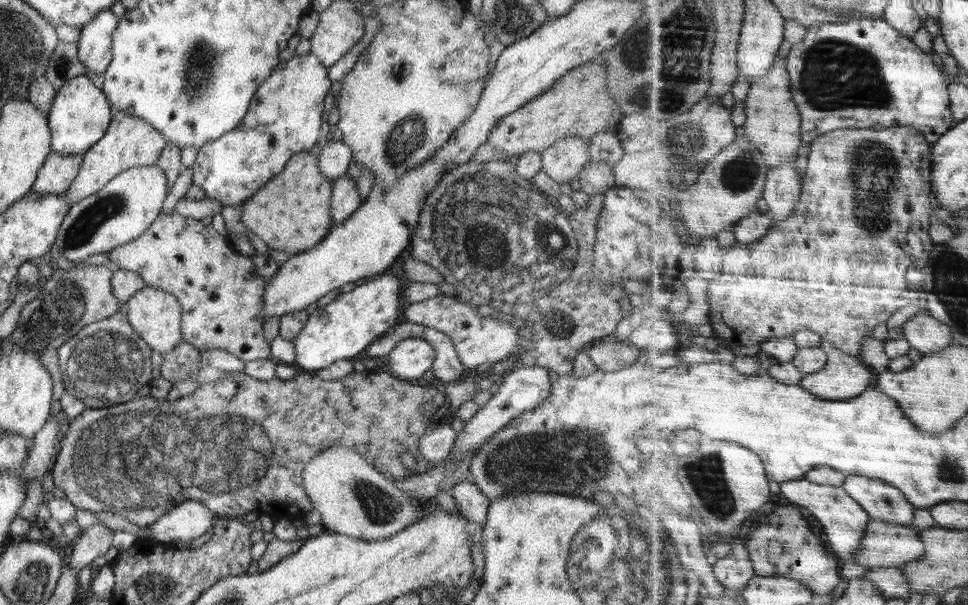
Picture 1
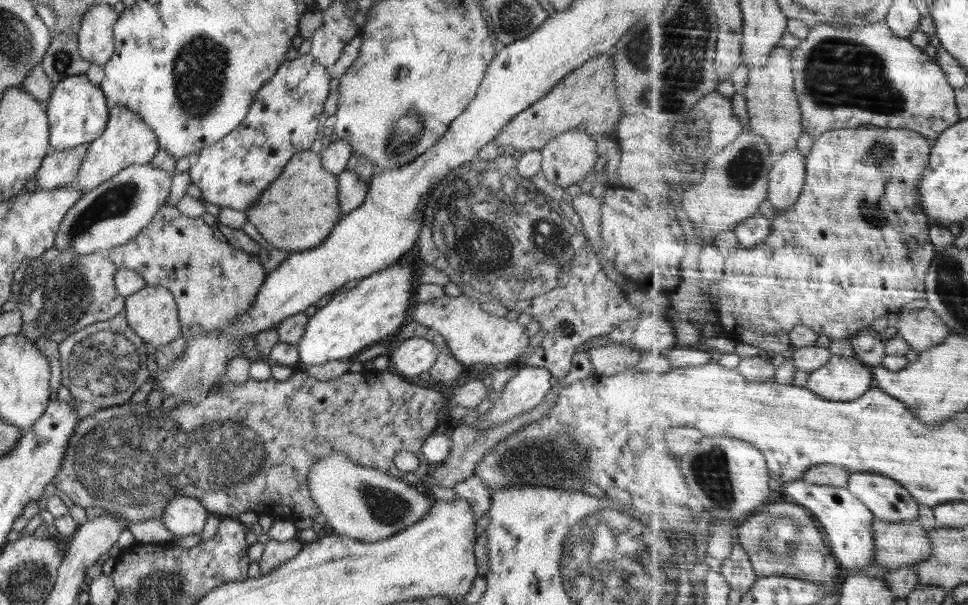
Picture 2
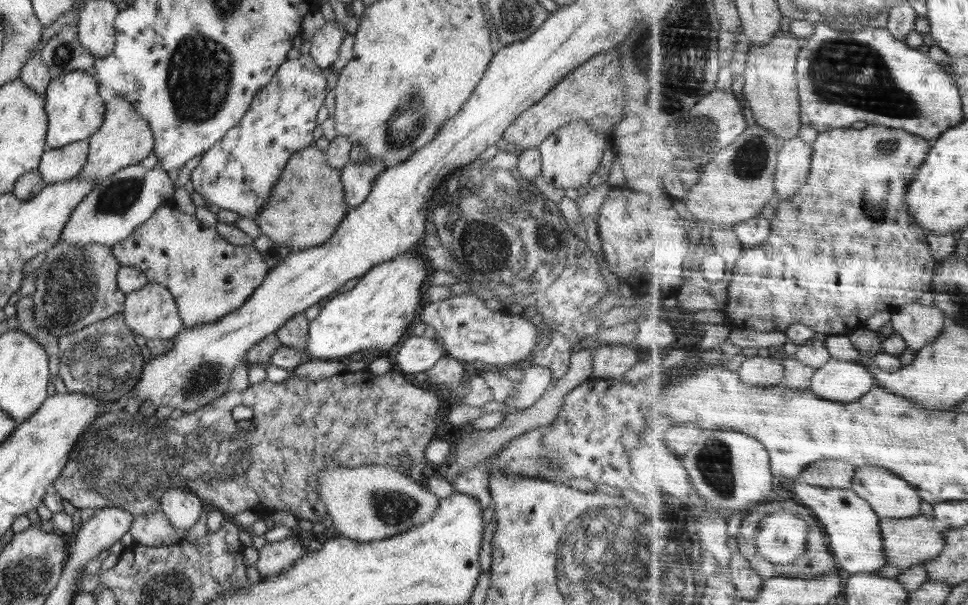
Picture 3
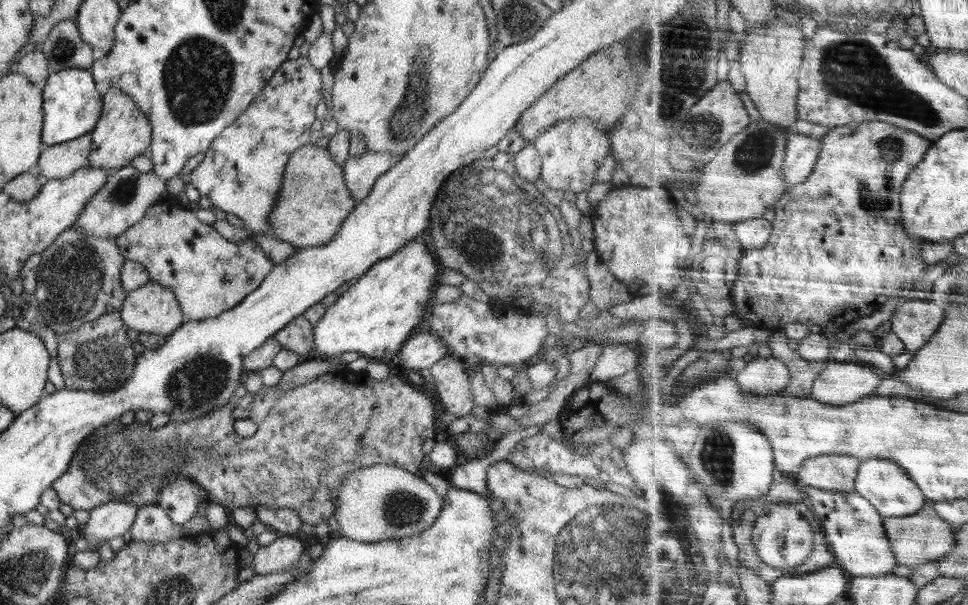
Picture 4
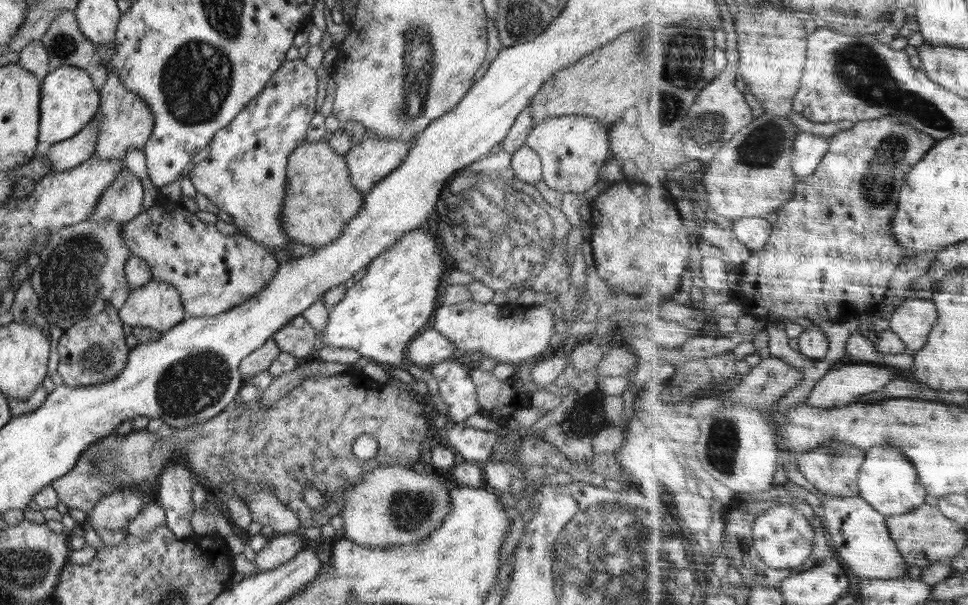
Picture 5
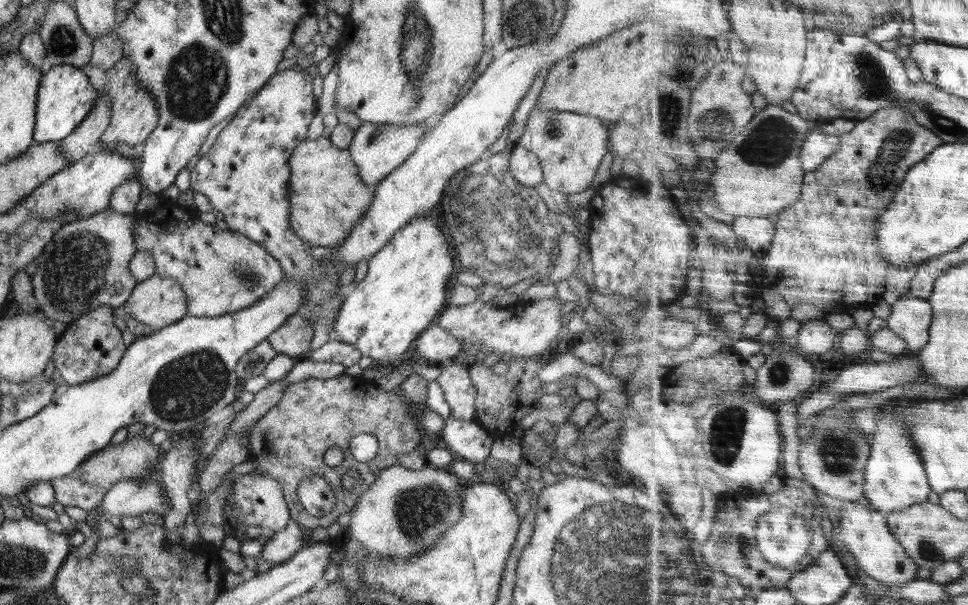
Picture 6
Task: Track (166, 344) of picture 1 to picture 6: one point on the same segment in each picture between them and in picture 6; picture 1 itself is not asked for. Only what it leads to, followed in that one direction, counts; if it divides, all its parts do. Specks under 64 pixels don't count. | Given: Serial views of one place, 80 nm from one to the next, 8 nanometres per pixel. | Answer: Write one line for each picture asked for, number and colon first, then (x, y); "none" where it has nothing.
2: (152, 313)
3: (151, 312)
4: (151, 309)
5: (156, 305)
6: (158, 302)

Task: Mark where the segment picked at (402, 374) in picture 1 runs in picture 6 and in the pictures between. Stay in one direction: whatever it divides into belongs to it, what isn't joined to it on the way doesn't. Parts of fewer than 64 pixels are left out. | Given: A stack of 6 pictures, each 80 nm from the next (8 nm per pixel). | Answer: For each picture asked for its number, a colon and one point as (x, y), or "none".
2: (416, 355)
3: (417, 354)
4: (421, 351)
5: (429, 348)
6: (435, 345)

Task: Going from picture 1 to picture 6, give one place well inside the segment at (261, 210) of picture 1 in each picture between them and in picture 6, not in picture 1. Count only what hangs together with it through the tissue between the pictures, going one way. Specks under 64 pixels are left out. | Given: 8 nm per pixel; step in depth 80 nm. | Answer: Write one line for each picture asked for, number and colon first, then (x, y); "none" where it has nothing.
2: (298, 210)
3: (306, 205)
4: (314, 201)
5: (320, 199)
6: (327, 196)

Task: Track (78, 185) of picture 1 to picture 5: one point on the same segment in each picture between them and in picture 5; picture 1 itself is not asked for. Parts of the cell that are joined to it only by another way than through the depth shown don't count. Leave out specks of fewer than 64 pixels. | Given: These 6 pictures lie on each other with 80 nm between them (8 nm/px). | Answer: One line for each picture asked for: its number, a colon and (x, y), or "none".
2: (127, 139)
3: (125, 138)
4: (123, 131)
5: (126, 122)

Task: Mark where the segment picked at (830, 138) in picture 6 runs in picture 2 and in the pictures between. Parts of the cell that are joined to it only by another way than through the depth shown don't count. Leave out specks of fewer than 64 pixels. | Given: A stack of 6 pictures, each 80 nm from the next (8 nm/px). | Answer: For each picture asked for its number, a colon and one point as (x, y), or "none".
2: (789, 177)
3: (796, 157)
4: (803, 153)
5: (810, 149)

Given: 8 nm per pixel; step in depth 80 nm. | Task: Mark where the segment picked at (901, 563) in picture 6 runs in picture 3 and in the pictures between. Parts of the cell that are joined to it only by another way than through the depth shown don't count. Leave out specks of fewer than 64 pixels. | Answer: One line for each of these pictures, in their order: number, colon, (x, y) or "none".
3: (853, 525)
4: (856, 529)
5: (859, 533)

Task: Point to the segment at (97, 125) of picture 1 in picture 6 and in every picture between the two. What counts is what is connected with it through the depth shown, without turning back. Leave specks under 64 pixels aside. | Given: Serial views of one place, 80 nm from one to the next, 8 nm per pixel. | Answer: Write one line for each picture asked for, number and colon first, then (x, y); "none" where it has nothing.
2: (78, 112)
3: (75, 110)
4: (71, 104)
5: (69, 101)
6: (65, 96)

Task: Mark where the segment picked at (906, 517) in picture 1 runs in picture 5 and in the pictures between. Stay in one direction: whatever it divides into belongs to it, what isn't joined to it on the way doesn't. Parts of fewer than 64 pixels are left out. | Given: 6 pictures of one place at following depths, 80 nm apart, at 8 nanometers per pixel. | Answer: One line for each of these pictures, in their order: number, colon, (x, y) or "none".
2: (890, 500)
3: (892, 496)
4: (895, 492)
5: (889, 480)

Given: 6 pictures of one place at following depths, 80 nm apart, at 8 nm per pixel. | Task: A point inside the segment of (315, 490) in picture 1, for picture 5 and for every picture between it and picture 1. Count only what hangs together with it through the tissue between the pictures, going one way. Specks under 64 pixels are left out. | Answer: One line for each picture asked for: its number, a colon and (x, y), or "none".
2: (360, 502)
3: (368, 503)
4: (378, 503)
5: (392, 505)

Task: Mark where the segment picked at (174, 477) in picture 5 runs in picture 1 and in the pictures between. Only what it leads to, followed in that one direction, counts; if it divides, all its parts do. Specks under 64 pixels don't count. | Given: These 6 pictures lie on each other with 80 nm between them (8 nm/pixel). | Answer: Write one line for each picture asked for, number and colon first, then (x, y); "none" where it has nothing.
1: (189, 520)
2: (183, 515)
3: (182, 507)
4: (179, 497)

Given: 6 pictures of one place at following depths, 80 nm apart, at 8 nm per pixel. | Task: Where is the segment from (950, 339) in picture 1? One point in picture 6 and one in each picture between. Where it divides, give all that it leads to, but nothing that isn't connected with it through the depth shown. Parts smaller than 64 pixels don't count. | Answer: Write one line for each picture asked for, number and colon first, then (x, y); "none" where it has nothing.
2: (923, 328)
3: (920, 325)
4: (917, 321)
5: (915, 320)
6: (912, 317)

